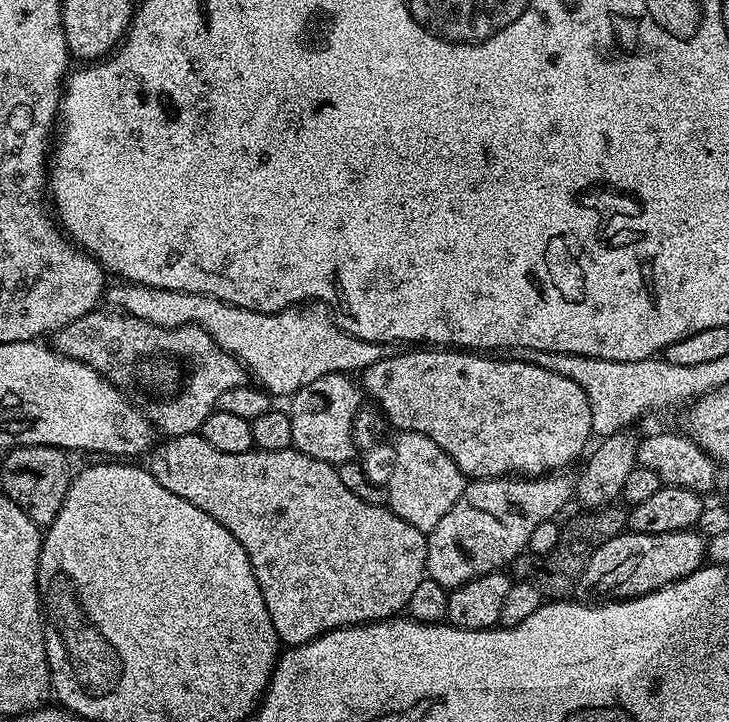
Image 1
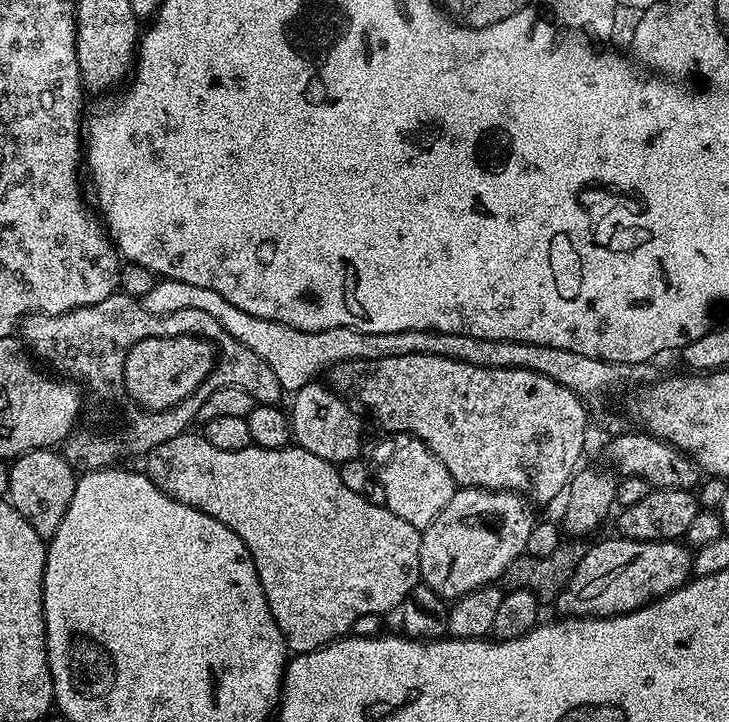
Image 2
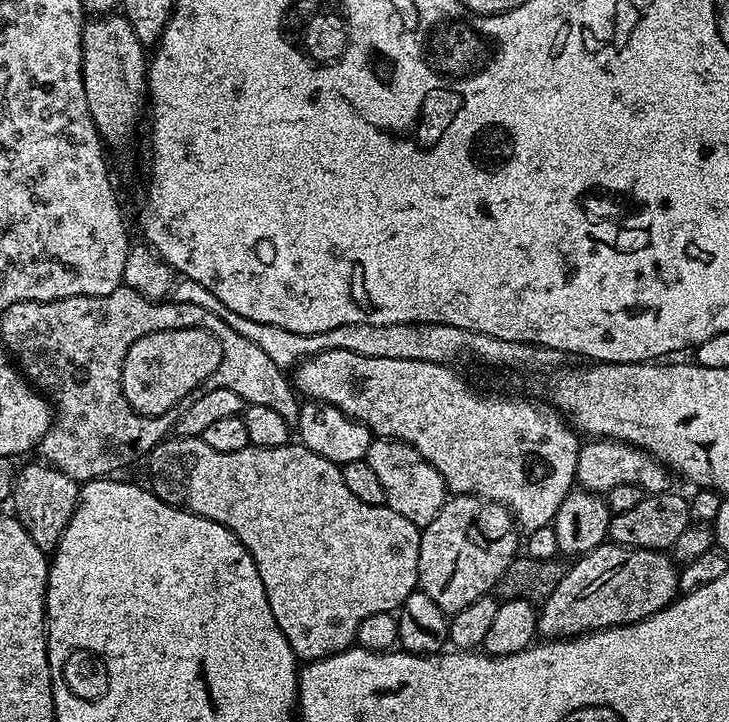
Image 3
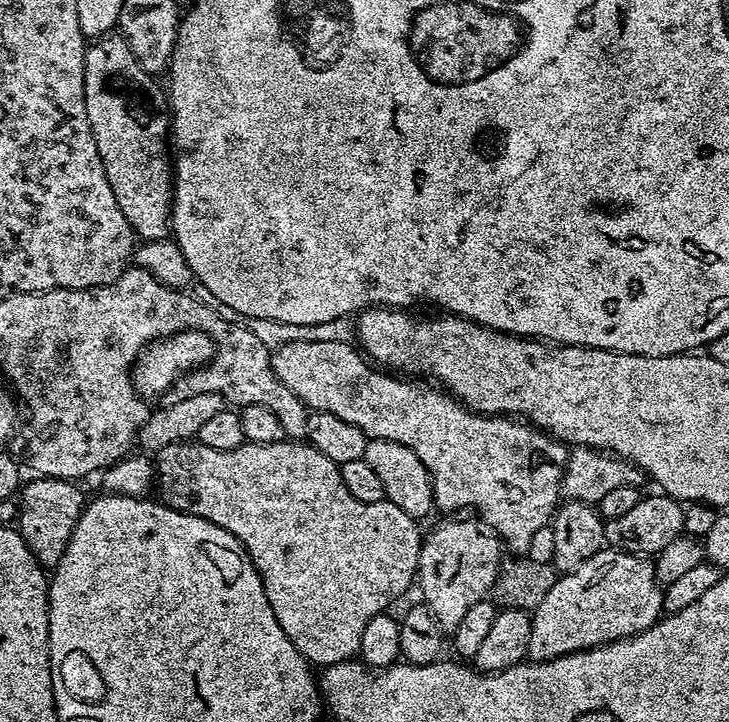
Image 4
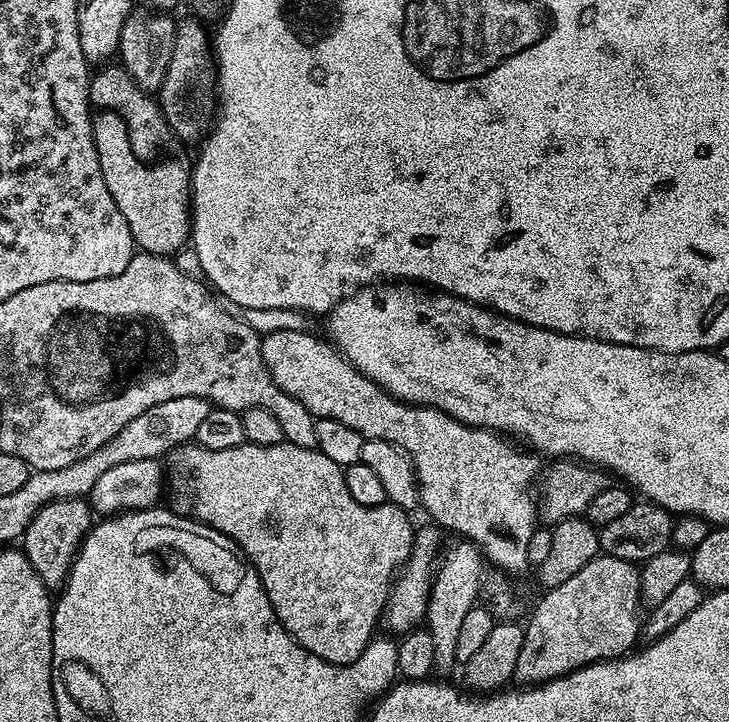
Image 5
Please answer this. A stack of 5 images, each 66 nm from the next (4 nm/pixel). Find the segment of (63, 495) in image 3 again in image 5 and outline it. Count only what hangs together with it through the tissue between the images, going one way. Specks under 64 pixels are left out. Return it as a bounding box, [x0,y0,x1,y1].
[22,498,93,589]

